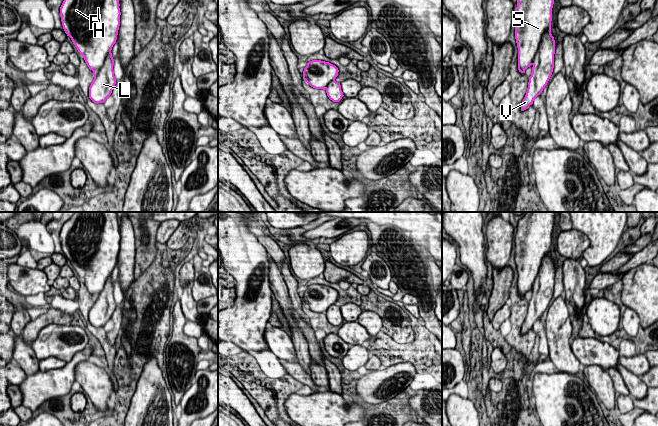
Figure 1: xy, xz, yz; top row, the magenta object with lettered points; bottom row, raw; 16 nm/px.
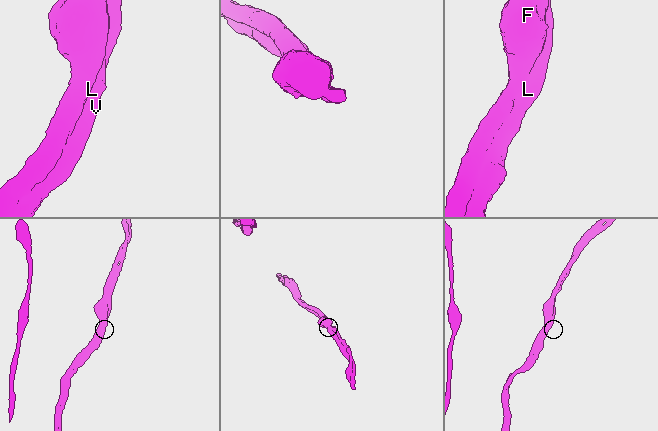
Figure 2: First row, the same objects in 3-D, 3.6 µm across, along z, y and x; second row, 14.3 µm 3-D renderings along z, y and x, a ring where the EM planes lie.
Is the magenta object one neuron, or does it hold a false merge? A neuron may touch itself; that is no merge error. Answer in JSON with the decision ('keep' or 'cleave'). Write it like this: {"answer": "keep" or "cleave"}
{"answer": "keep"}

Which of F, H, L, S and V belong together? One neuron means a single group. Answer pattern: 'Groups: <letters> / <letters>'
Groups: F H L S V

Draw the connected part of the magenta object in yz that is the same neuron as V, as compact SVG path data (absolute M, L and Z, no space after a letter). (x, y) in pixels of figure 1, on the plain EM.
M525 212L525 215L518 220L517 231L515 232L515 263L518 272L518 294L521 297L525 297L528 291L533 290L527 316L521 327L521 335L528 333L533 328L534 323L542 317L553 296L555 264L551 258L551 245L554 220L555 212Z

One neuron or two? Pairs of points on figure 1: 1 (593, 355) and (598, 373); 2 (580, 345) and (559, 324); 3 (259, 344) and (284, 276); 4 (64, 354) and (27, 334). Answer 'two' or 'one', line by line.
1: two
2: two
3: two
4: two

